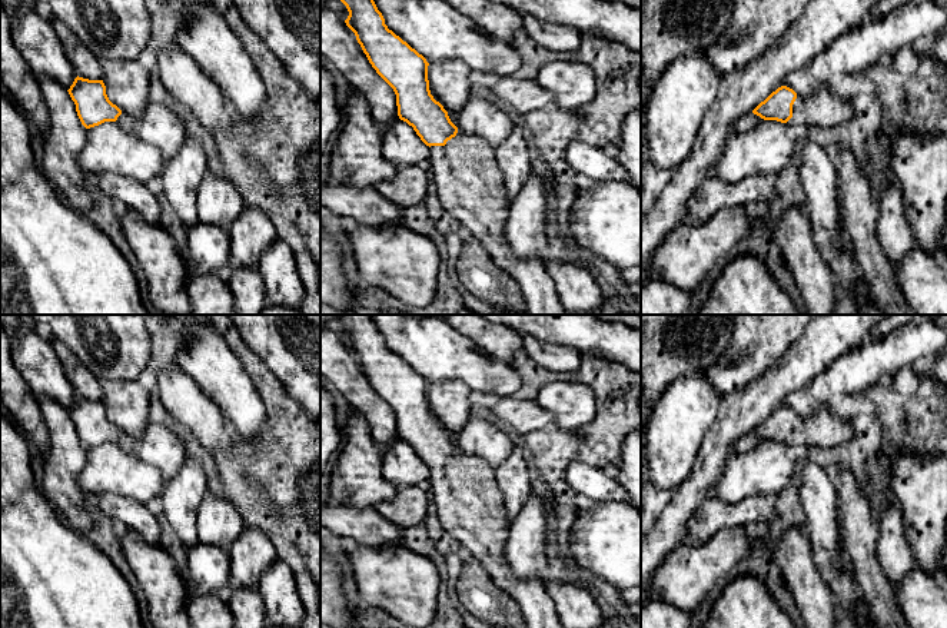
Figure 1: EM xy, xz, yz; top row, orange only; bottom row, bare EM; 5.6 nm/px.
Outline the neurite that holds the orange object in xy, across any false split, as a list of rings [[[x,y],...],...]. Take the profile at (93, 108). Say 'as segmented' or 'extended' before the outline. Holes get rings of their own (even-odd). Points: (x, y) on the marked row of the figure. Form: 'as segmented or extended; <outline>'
extended; [[[77,76],[67,92],[86,129],[104,122],[116,122],[123,130],[136,132],[139,122],[109,100],[103,80],[89,80]]]

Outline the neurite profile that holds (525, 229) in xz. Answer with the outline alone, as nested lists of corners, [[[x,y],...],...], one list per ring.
[[[531,173],[511,202],[505,222],[505,240],[516,257],[544,259],[549,255],[546,220],[551,207],[546,185],[535,173]]]

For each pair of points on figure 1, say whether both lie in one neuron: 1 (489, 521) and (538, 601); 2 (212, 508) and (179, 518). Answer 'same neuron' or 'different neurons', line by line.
1: same neuron
2: different neurons

